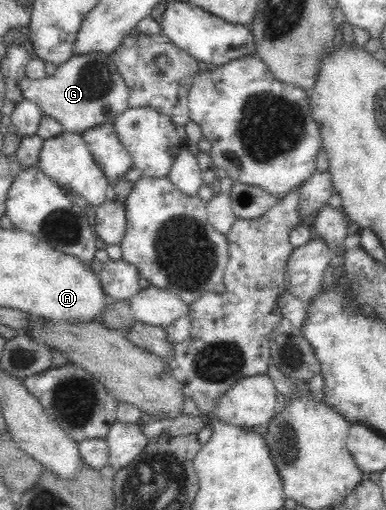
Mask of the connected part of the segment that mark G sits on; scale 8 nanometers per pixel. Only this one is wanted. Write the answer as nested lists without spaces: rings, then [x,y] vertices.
[[[89,51],[74,54],[66,63],[57,67],[51,77],[19,79],[19,90],[24,100],[40,106],[44,114],[58,120],[64,130],[81,133],[104,122],[113,122],[127,107],[129,87],[126,85],[112,54]]]

